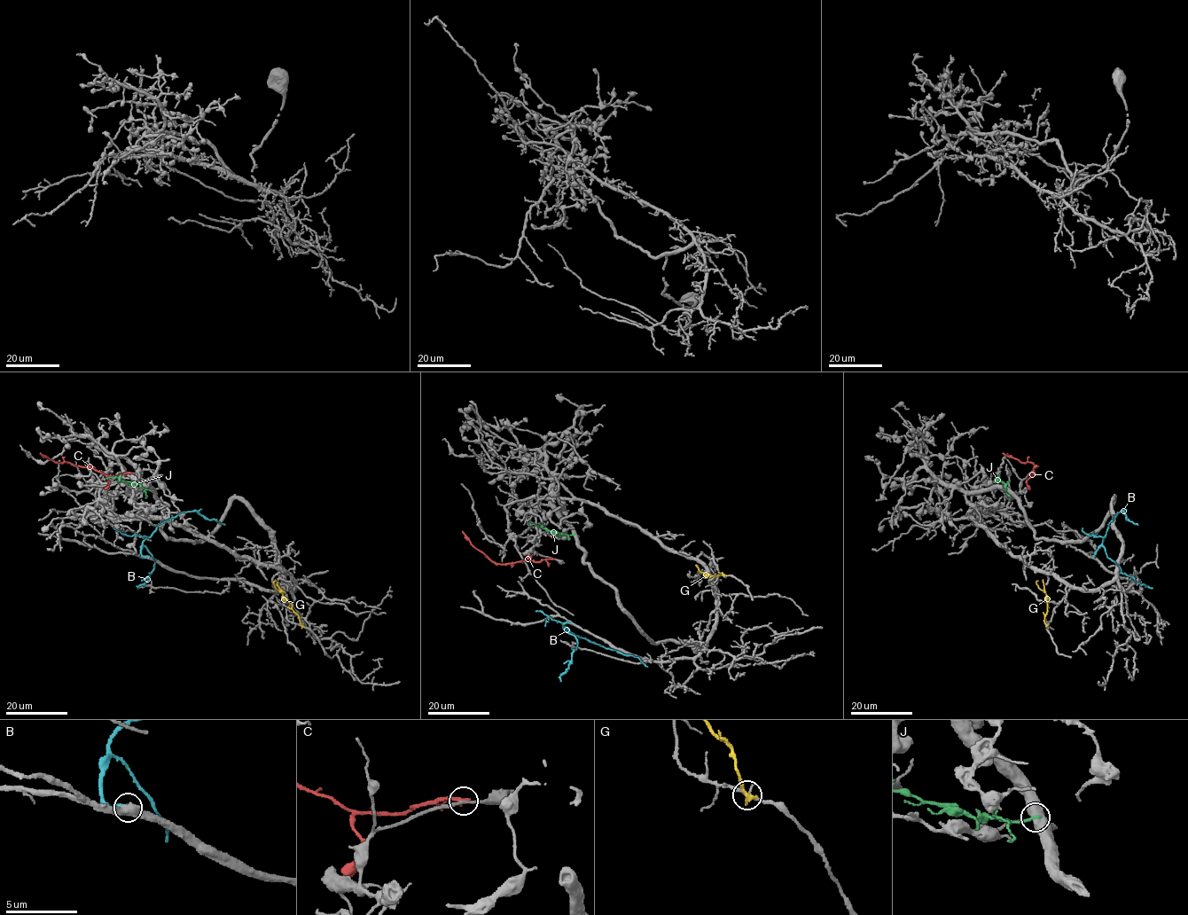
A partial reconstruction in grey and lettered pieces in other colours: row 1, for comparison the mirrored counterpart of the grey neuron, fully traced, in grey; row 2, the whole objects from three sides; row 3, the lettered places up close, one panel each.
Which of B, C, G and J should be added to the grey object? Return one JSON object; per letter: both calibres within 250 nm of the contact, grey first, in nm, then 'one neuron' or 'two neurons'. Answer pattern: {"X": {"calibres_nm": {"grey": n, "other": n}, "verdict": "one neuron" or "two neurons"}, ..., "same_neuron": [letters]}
{"B": {"calibres_nm": {"grey": 550, "other": 280}, "verdict": "one neuron"}, "C": {"calibres_nm": {"grey": 190, "other": 280}, "verdict": "two neurons"}, "G": {"calibres_nm": {"grey": 220, "other": 360}, "verdict": "two neurons"}, "J": {"calibres_nm": {"grey": 650, "other": 200}, "verdict": "two neurons"}, "same_neuron": ["B"]}

